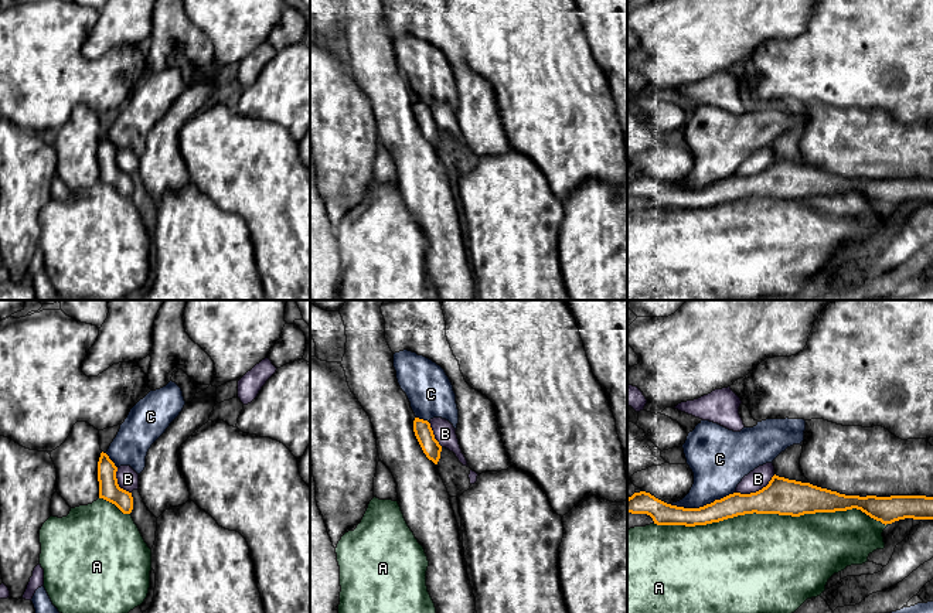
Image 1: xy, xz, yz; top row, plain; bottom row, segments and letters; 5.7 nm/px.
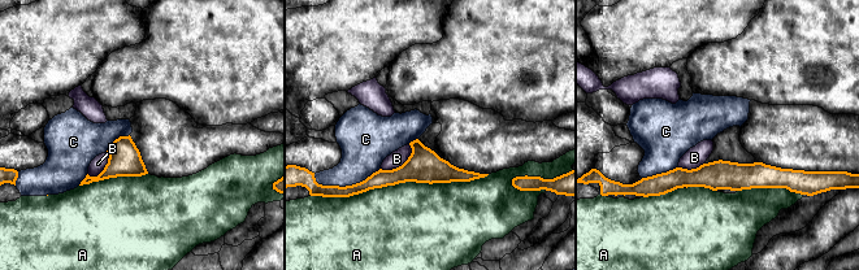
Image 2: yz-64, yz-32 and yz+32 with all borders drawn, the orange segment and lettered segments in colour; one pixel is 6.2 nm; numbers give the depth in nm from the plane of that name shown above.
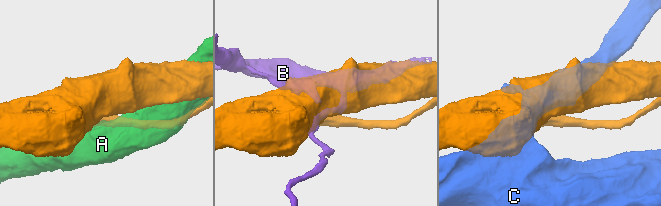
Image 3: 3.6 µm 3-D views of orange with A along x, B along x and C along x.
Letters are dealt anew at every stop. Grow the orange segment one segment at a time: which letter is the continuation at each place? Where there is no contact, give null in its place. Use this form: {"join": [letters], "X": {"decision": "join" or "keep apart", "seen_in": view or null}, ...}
{"join": [], "A": {"decision": "keep apart", "seen_in": "yz"}, "B": {"decision": "keep apart", "seen_in": "yz"}, "C": {"decision": "keep apart", "seen_in": "yz"}}

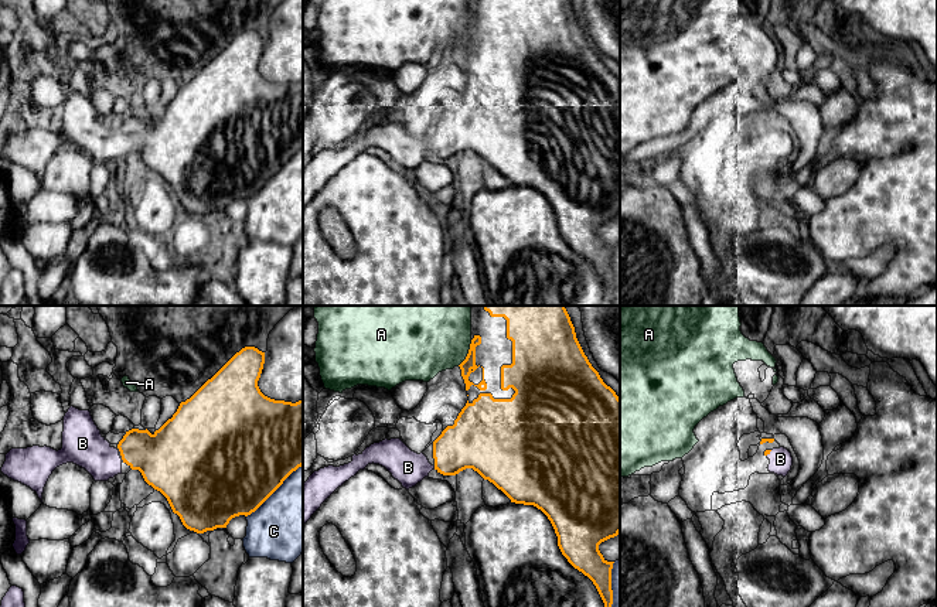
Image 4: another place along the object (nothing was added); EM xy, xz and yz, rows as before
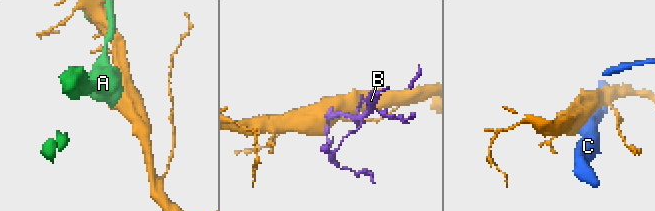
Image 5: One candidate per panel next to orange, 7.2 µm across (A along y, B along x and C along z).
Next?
{"join": ["B"], "A": {"decision": "keep apart", "seen_in": "xz"}, "B": {"decision": "join", "seen_in": "xz"}, "C": {"decision": "keep apart", "seen_in": "xy"}}

